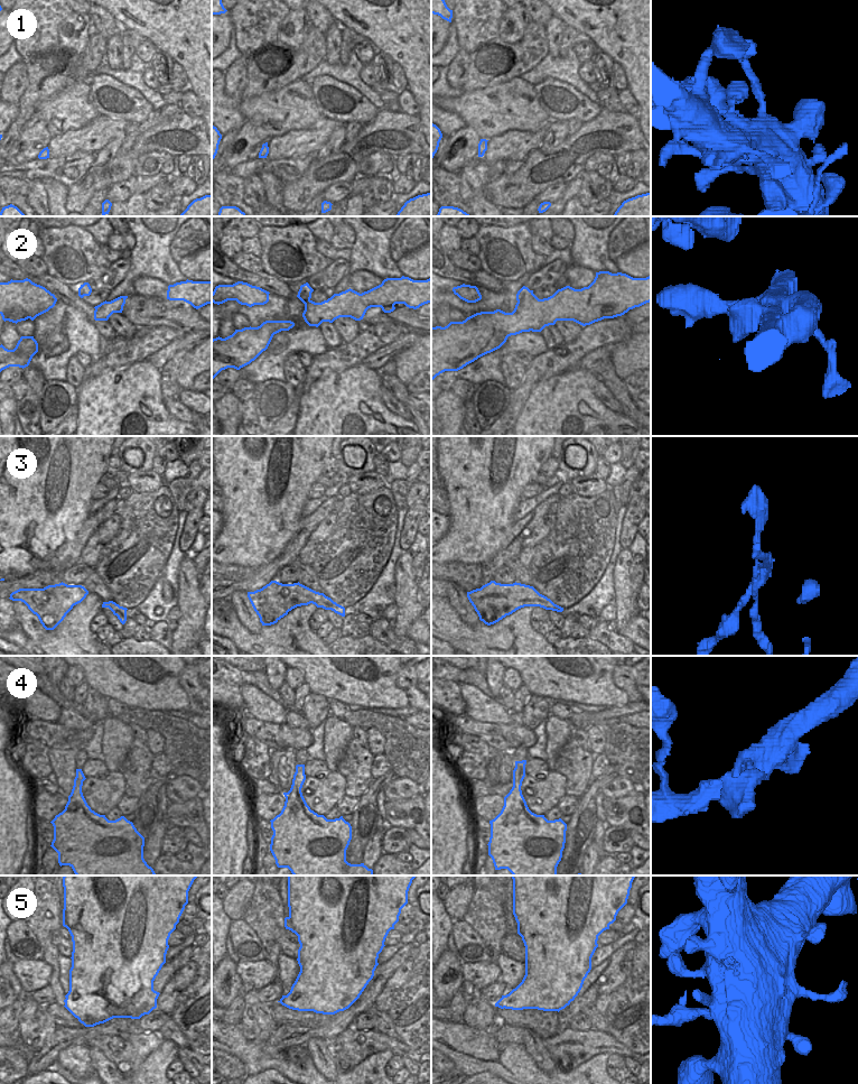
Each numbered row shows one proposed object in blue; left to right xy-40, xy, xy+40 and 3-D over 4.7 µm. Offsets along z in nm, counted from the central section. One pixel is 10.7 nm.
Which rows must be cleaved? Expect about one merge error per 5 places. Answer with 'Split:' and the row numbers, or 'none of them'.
Split: 3, 5

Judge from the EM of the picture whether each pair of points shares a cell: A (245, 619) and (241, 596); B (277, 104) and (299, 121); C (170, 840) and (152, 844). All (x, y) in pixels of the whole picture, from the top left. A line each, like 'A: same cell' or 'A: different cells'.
A: same cell
B: same cell
C: different cells

